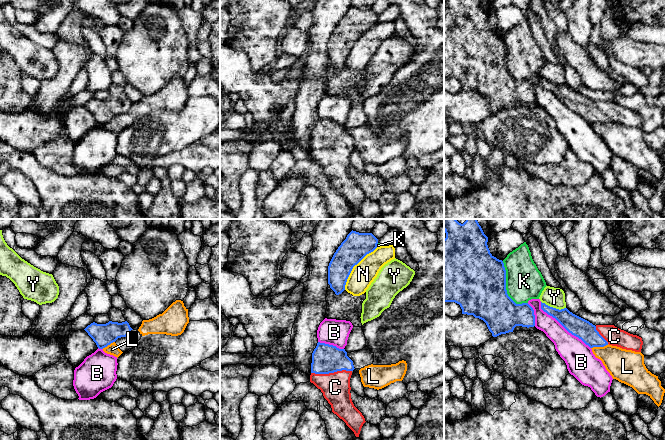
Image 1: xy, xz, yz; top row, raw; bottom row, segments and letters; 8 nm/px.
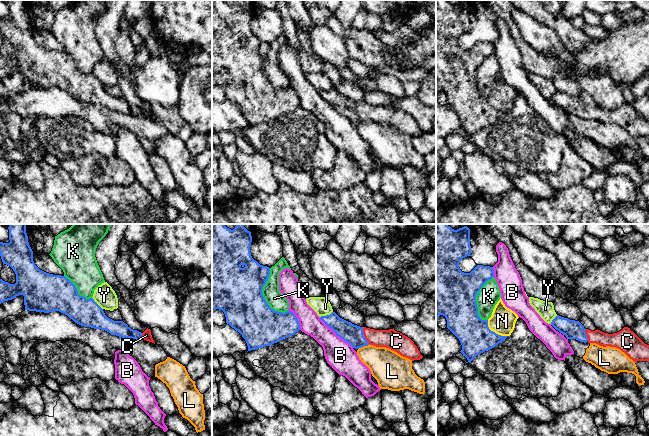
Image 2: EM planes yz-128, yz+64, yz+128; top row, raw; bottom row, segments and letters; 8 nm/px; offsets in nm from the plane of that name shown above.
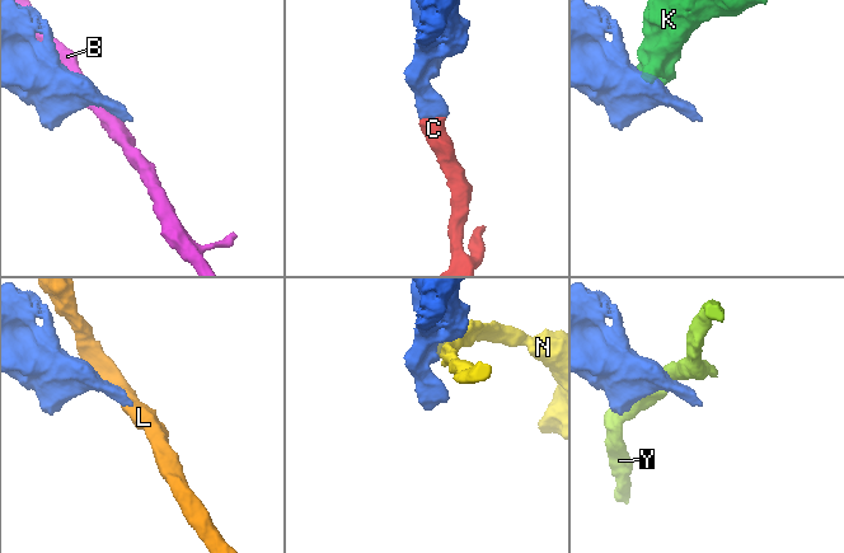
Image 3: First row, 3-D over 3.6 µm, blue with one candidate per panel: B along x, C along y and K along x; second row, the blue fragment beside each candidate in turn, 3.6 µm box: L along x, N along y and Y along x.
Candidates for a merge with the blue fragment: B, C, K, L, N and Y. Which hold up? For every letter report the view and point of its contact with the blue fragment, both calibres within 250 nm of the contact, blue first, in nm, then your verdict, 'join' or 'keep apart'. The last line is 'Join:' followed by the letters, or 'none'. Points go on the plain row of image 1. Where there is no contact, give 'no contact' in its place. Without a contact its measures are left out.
B: yz (563, 102) | 160/220 nm | keep apart
C: xz (331, 148) | 220/220 nm | join
K: yz (505, 64) | 480/300 nm | keep apart
L: yz (599, 122) | 160/260 nm | keep apart
N: xz (354, 41) | 220/190 nm | keep apart
Y: yz (552, 83) | 150/160 nm | keep apart
Join: C

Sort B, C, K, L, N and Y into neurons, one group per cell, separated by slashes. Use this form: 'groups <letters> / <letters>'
groups B / C / K / L / N / Y

